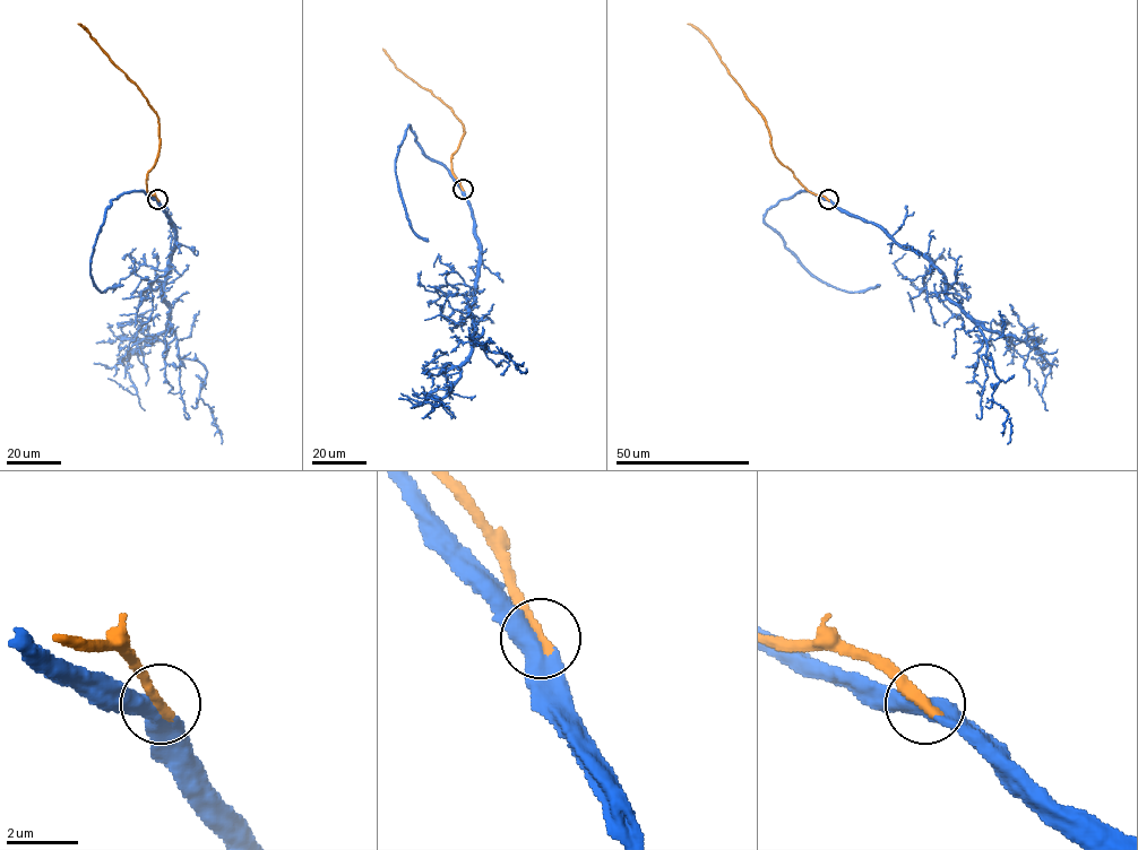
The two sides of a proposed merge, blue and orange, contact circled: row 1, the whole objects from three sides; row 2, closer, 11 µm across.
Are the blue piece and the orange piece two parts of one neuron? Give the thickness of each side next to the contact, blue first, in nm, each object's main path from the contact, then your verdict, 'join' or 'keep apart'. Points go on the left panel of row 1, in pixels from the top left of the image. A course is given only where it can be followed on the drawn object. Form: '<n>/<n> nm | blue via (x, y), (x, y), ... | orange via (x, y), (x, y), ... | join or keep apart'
500/400 nm | blue via (157, 200), (175, 235), (163, 295), (169, 309), (166, 329), (130, 355), (126, 371), (135, 395), (108, 379) | orange via (157, 200), (147, 191), (147, 178), (158, 156), (158, 116), (140, 89), (78, 23) | join

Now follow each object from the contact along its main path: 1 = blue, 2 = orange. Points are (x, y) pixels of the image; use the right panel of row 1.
1: (828, 200), (920, 252), (943, 275), (945, 295), (970, 318), (1036, 347), (1050, 371), (1040, 395), (1034, 379)
2: (828, 200), (809, 191), (775, 156), (764, 116), (729, 74), (713, 45), (688, 23)

